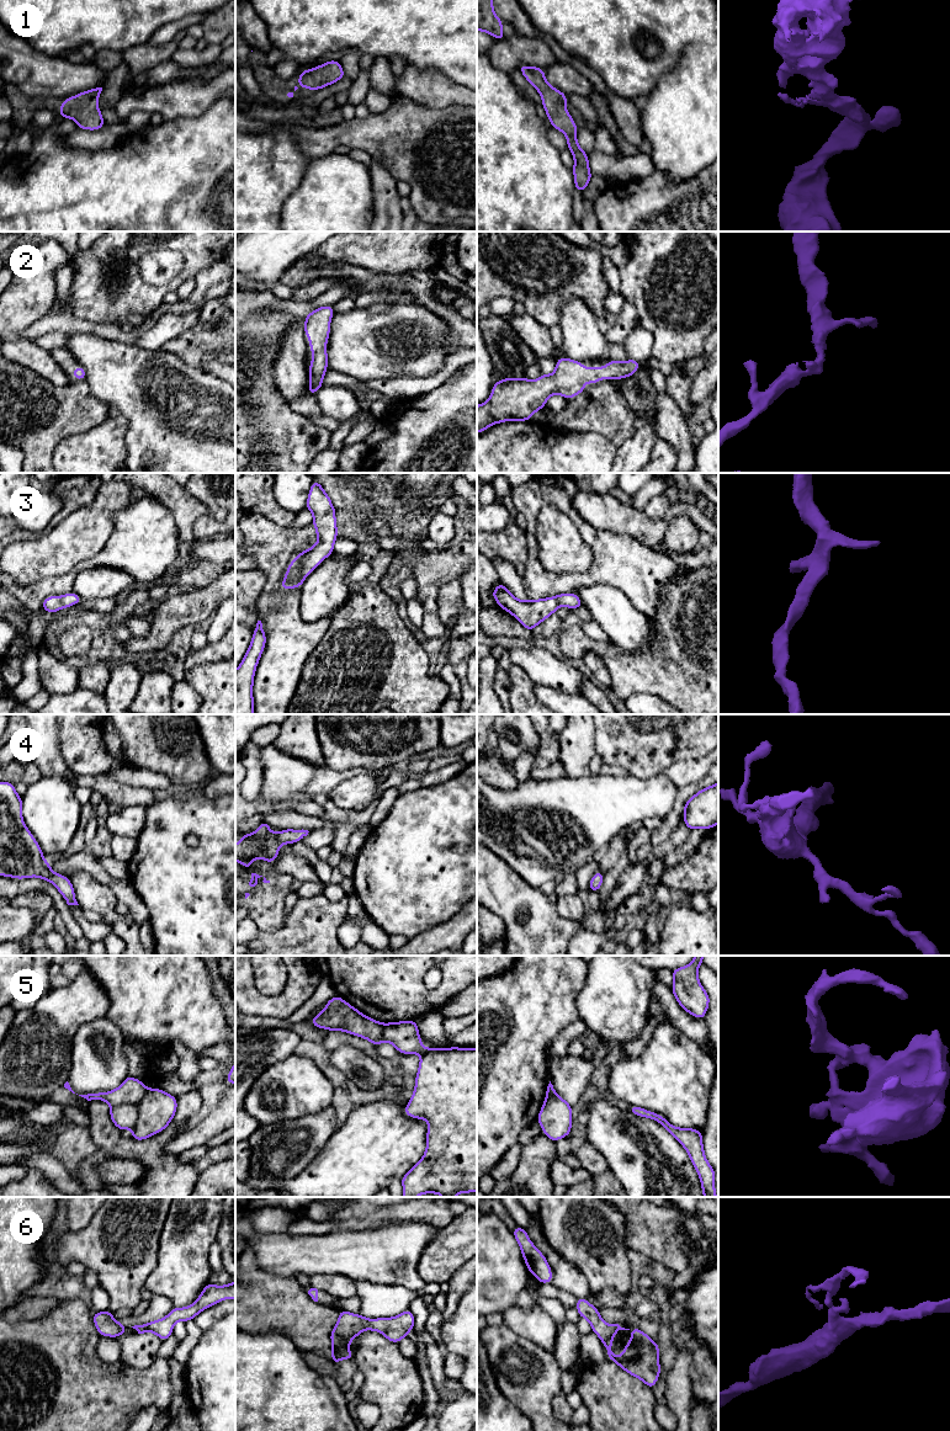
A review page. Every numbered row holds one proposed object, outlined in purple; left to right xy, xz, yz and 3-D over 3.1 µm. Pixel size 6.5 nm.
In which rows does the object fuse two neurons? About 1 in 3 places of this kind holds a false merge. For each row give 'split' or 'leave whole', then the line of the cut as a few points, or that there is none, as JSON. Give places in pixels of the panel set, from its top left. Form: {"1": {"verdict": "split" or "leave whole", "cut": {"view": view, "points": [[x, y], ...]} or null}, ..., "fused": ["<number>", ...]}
{"1": {"verdict": "leave whole", "cut": null}, "2": {"verdict": "leave whole", "cut": null}, "3": {"verdict": "leave whole", "cut": null}, "4": {"verdict": "leave whole", "cut": null}, "5": {"verdict": "split", "cut": {"view": "xy", "points": [[148, 1089], [144, 1096], [136, 1104], [111, 1106]]}}, "6": {"verdict": "leave whole", "cut": null}, "fused": ["5"]}

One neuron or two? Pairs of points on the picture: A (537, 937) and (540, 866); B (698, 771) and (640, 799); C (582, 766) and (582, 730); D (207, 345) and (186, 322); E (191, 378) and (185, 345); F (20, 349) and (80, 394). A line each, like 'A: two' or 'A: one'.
A: two
B: two
C: one
D: two
E: two
F: two

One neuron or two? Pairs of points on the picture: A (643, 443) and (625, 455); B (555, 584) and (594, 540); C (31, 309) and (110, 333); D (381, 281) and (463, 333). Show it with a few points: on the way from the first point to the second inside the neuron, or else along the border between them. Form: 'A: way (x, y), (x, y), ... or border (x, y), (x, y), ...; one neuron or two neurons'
A: way (638, 447), (630, 455); one neuron
B: way (572, 581), (584, 580), (599, 565), (599, 557); one neuron
C: border (54, 309), (22, 331); two neurons
D: way (403, 282), (422, 283), (449, 310); one neuron

